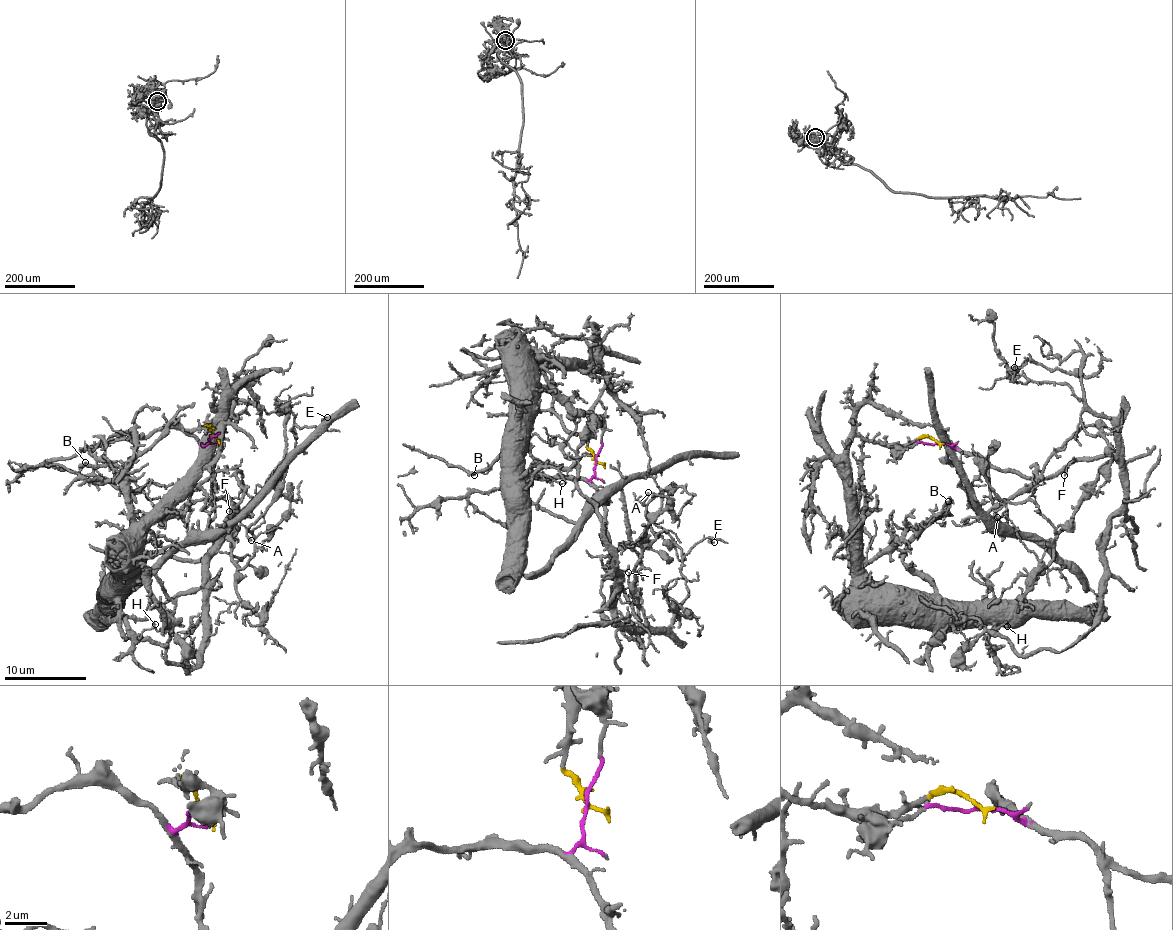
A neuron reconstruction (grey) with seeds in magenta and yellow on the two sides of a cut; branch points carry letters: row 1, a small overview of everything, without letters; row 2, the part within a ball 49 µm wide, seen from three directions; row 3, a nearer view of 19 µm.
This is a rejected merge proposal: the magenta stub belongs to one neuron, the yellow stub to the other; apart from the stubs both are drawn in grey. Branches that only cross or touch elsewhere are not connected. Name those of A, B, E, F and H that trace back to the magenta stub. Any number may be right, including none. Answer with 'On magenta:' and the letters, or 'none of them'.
On magenta: A, E, F

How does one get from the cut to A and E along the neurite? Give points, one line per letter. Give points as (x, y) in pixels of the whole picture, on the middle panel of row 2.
A: (596, 463), (592, 484), (609, 563), (643, 625), (634, 586), (641, 552), (655, 539), (643, 506), (649, 492)
E: (596, 463), (609, 563), (643, 625), (670, 625), (688, 592), (682, 557), (714, 542)

